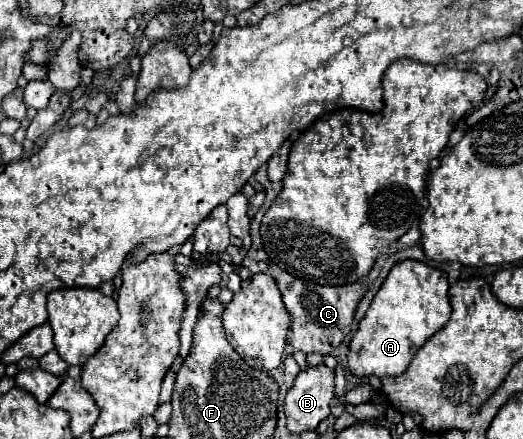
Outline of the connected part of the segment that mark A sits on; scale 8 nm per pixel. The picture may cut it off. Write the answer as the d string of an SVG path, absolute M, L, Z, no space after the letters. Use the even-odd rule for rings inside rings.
M420 261L396 263L372 299L348 349L348 369L356 377L390 377L408 369L416 351L450 319L448 275Z

